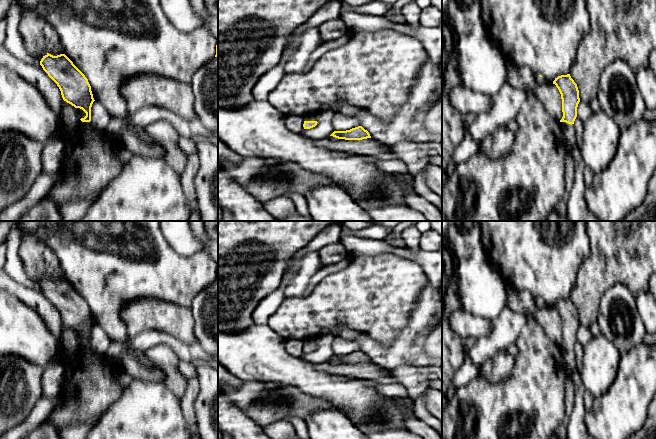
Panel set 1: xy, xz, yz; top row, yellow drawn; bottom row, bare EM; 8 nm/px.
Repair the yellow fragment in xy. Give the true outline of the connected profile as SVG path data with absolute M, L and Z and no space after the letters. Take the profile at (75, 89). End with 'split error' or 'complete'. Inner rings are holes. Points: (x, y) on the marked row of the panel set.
M47 53L41 59L40 65L48 74L48 76L59 87L63 100L71 104L75 108L82 109L86 113L86 116L80 119L81 130L88 133L89 135L91 135L93 132L97 132L97 127L91 122L91 107L95 100L93 98L91 86L85 75L73 64L73 62L65 54L53 56Z; split error

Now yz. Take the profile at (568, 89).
M570 74L558 76L553 81L553 84L556 85L561 94L563 117L560 120L560 125L566 145L565 192L561 201L555 206L555 210L559 215L564 216L566 215L567 202L569 200L575 176L575 162L572 156L572 150L578 148L574 121L577 117L577 107L580 98L577 84L571 78Z; split error

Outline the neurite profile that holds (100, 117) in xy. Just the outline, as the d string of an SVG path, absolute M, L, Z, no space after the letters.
M94 101L91 107L91 122L104 131L111 121L112 116L107 109L98 101Z

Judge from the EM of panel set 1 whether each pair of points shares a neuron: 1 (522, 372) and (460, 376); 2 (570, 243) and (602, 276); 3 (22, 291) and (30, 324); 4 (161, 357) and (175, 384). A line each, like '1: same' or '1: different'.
1: different
2: different
3: different
4: same

